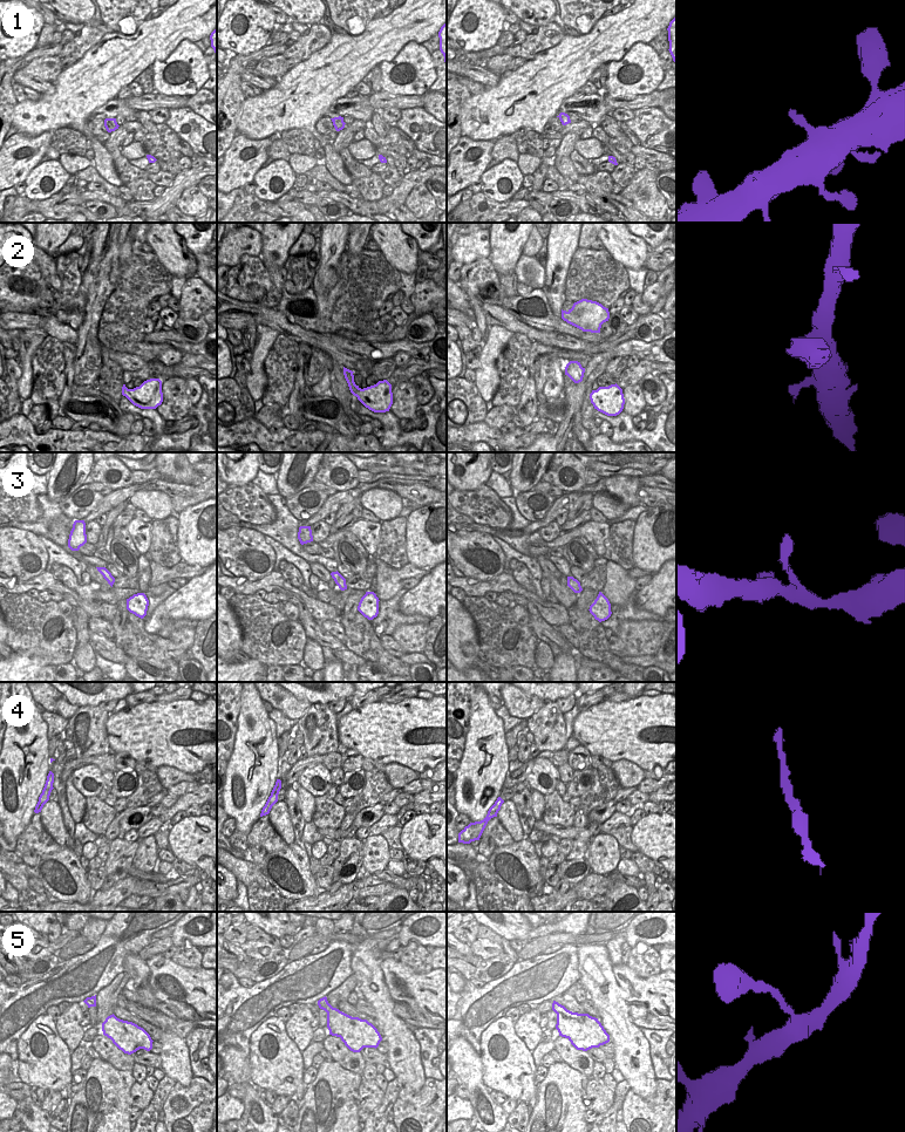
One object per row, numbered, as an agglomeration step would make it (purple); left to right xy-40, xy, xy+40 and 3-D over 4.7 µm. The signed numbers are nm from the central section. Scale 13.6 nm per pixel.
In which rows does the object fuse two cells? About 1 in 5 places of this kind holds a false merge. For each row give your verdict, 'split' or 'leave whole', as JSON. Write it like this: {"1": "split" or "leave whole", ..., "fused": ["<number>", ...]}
{"1": "leave whole", "2": "leave whole", "3": "leave whole", "4": "leave whole", "5": "leave whole", "fused": []}

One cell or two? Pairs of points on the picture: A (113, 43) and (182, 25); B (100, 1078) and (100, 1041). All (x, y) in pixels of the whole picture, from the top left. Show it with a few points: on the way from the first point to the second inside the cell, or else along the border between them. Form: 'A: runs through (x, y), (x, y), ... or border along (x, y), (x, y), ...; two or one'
A: runs through (130, 43), (149, 43), (164, 33); one
B: border along (101, 1057), (115, 1068), (126, 1071); two

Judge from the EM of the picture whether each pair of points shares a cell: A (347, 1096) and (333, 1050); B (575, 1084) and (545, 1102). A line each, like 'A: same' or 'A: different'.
A: different
B: same

